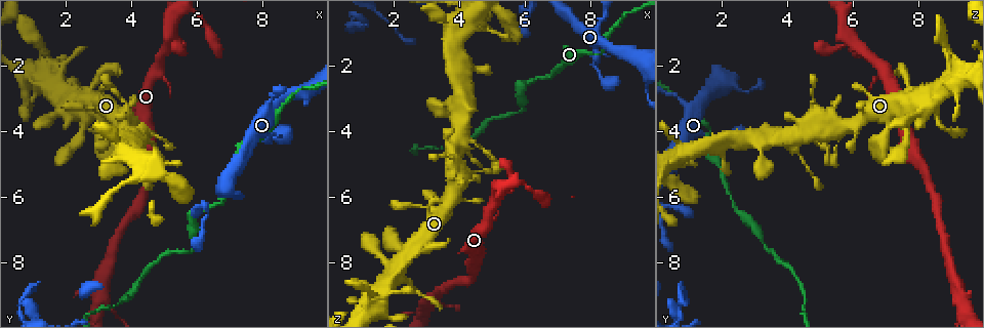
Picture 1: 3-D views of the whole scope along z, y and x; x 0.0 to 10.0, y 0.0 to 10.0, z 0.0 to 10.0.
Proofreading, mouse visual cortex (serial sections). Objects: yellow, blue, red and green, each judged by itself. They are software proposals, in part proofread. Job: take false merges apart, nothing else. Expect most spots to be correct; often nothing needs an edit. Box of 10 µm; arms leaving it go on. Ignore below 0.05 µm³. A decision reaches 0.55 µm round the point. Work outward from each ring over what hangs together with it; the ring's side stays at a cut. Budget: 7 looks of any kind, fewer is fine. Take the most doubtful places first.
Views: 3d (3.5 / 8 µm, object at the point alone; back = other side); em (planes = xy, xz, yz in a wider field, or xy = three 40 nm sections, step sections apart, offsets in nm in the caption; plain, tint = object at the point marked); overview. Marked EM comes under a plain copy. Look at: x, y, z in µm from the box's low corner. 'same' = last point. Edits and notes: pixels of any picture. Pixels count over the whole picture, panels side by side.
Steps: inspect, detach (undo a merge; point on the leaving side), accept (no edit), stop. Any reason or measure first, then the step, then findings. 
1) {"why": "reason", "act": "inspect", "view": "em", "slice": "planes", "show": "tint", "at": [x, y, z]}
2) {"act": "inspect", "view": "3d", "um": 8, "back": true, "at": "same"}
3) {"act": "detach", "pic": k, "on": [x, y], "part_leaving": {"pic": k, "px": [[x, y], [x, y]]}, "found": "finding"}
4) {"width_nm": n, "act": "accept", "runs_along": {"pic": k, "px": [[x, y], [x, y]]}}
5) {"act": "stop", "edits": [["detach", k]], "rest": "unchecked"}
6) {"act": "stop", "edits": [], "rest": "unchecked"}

{"why": "narrows sharply", "act": "inspect", "view": "3d", "um": 3.5, "at": [8.10, 4.40, 2.00]}

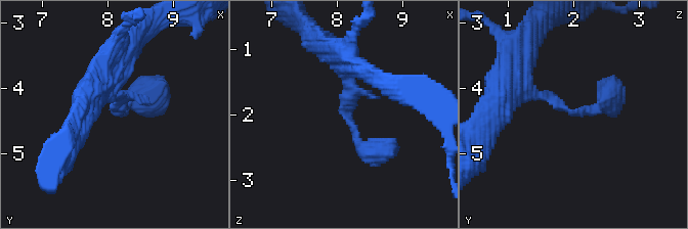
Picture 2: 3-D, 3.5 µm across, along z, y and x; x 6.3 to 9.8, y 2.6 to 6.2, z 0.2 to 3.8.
{"act": "inspect", "view": "em", "slice": "xy", "step": 2, "show": "tint", "at": [8.10, 4.35, 1.95]}

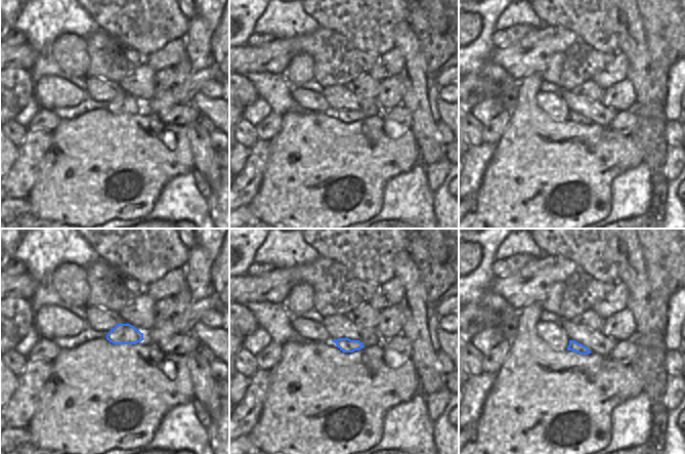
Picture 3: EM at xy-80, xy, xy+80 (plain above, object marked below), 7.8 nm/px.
{"act": "accept", "runs_along": {"pic": 2, "px": [[340, 60], [355, 139], [387, 147]]}, "found": "all the same cell"}

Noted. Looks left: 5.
{"why": "sharp bend", "act": "inspect", "view": "3d", "um": 3.5, "at": [6.00, 7.50, 3.35]}

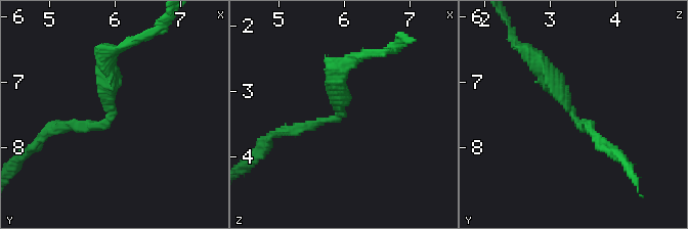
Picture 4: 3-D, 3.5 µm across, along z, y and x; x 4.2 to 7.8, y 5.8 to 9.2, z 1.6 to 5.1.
{"arm_widths_nm": [150, 300], "act": "inspect", "view": "em", "slice": "xy", "step": 3, "show": "tint", "at": [5.90, 7.55, 3.35]}

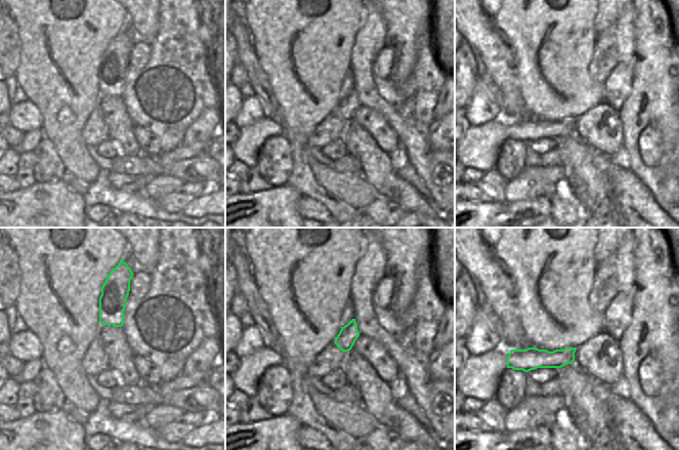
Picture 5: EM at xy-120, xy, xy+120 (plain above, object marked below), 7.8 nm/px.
{"act": "accept", "runs_along": {"pic": 4, "px": [[106, 58], [110, 118], [46, 134]]}, "found": "continuous, no second cell"}

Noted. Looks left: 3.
{"why": "narrows sharply", "act": "inspect", "view": "3d", "um": 8, "at": [3.60, 9.30, 4.55]}

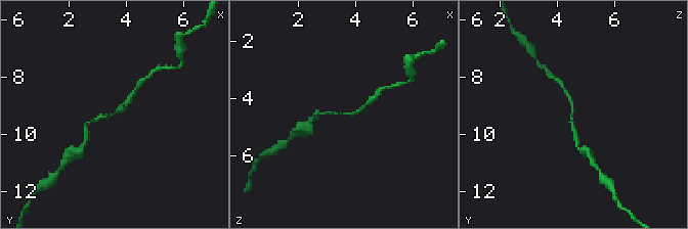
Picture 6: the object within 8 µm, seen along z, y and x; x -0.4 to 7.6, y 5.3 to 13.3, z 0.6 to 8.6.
{"arm_widths_nm": [150, 150], "act": "inspect", "view": "em", "slice": "xy", "step": 5, "show": "tint", "at": "same"}

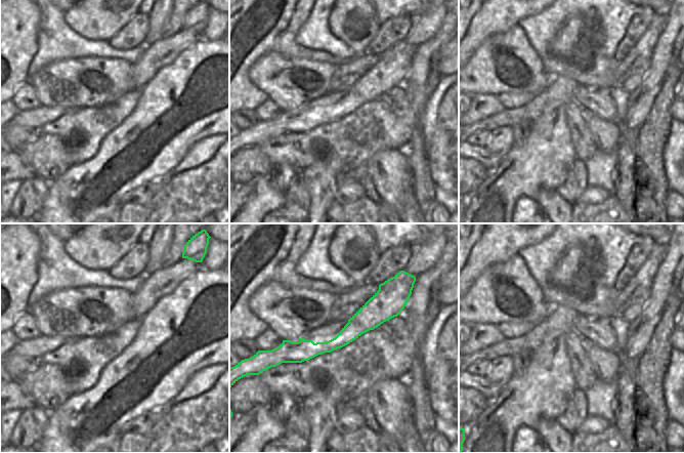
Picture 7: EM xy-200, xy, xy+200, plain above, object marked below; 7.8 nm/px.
{"act": "accept", "runs_along": {"pic": 7, "px": [[401, 303], [329, 346], [278, 352]]}, "found": "all the same cell"}

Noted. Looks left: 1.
{"act": "stop", "edits": [], "rest": "unchecked"}

